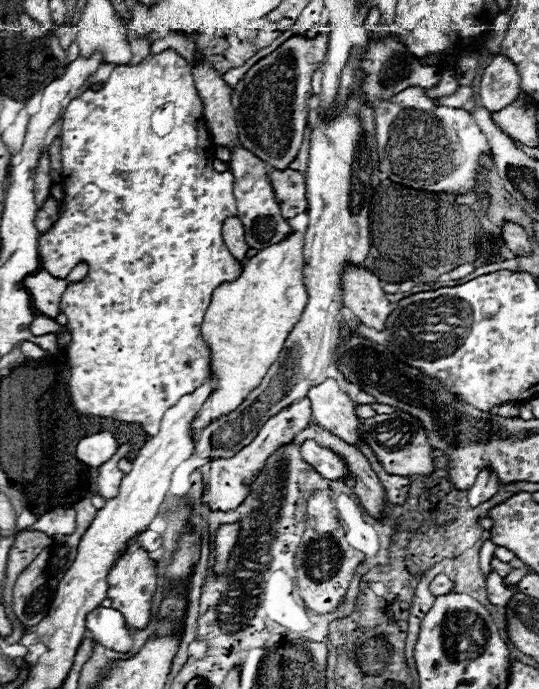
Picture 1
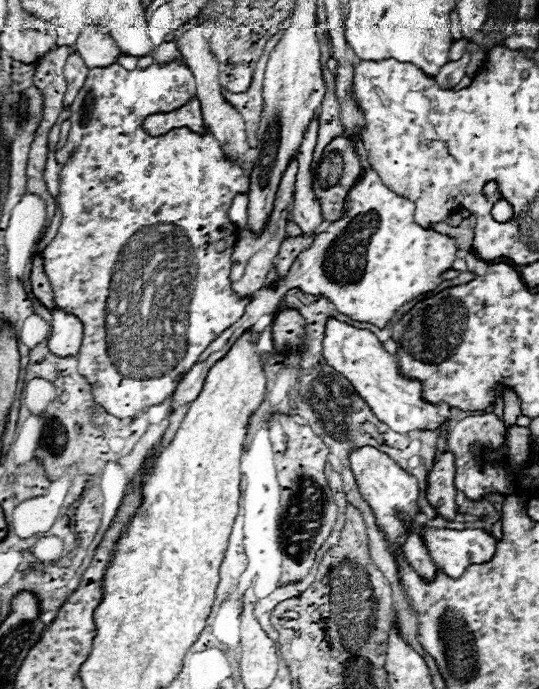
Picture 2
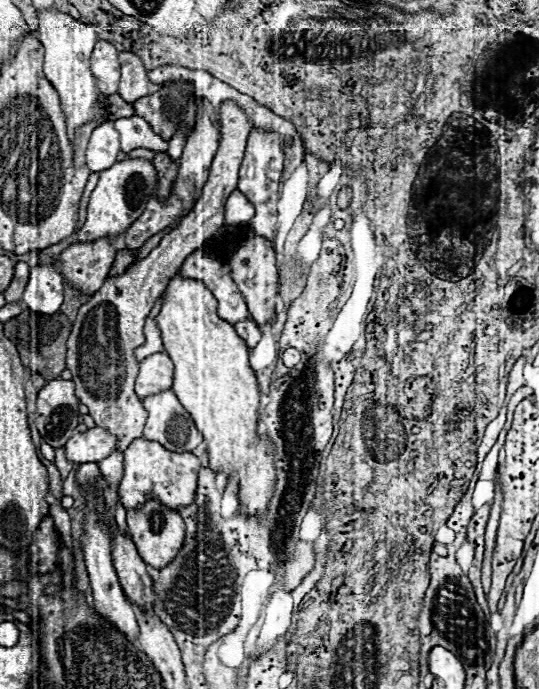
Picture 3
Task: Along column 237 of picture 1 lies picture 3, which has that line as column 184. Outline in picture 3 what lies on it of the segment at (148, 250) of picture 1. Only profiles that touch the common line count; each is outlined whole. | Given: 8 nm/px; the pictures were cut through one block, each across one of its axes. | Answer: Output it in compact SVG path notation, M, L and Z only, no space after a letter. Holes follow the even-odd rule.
M198 248L184 260L178 274L182 278L194 278L204 282L204 286L218 302L218 316L228 324L238 324L240 320L248 320L250 312L244 296L232 280L232 268L230 264L226 264L228 252L230 248L216 248L212 254L204 248Z

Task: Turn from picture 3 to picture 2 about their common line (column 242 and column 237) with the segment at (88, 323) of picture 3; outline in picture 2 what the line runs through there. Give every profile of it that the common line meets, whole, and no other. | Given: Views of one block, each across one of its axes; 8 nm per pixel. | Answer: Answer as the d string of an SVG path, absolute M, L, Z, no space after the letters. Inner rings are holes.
M194 20L186 22L184 28L174 36L174 42L178 42L180 46L180 52L182 56L186 58L188 62L188 68L190 72L194 74L194 80L196 80L196 94L198 94L198 100L202 104L202 116L204 116L204 124L206 128L216 136L216 140L222 144L222 150L232 156L232 158L240 158L248 144L246 144L246 132L244 132L244 120L242 116L238 114L236 108L232 108L224 98L222 98L222 88L218 84L218 62L214 58L214 54L210 52L208 48L208 40L212 36L212 30L214 30L216 24L210 24L210 20L206 20L204 24L196 26Z

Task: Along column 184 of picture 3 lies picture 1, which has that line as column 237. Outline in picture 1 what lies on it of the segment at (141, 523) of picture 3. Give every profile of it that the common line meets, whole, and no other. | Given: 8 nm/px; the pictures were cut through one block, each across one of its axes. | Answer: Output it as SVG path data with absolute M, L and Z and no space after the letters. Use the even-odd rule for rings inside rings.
M230 524L230 526L220 526L220 530L216 532L216 564L214 564L214 572L220 574L224 572L224 564L228 560L228 552L232 550L232 546L236 544L236 538L238 538L238 528L236 524Z

